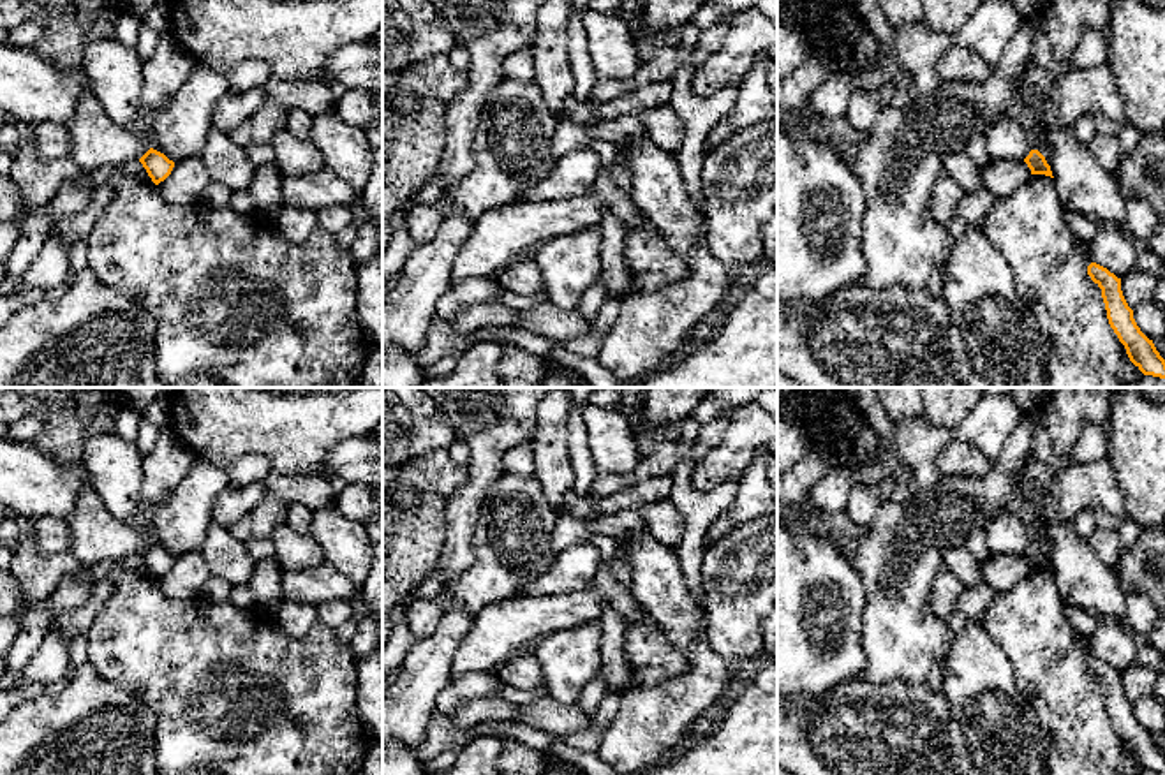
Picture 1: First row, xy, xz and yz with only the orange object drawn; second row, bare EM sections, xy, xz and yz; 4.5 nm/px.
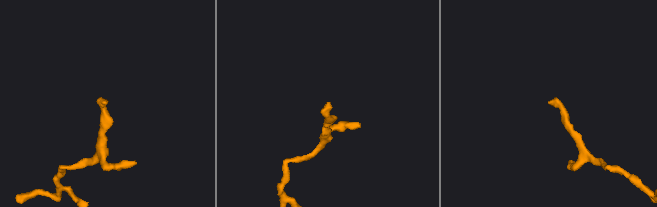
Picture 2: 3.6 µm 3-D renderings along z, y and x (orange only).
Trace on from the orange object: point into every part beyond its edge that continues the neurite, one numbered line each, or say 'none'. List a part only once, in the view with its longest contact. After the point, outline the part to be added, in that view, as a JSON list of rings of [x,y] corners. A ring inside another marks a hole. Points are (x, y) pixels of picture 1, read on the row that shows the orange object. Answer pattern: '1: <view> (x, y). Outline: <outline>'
none

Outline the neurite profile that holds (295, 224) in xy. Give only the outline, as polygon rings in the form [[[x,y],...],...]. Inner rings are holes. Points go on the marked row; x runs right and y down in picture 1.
[[[282,206],[273,218],[275,227],[293,243],[305,241],[317,227],[317,215],[312,210]]]

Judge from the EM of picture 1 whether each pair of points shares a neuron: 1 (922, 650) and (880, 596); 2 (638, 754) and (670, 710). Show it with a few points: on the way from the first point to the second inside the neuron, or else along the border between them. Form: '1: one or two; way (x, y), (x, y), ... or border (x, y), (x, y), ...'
1: one; way (908, 636), (897, 626), (894, 610)
2: one; way (638, 744), (660, 721)

